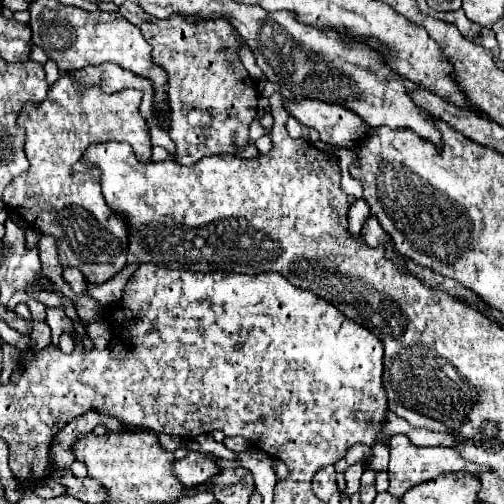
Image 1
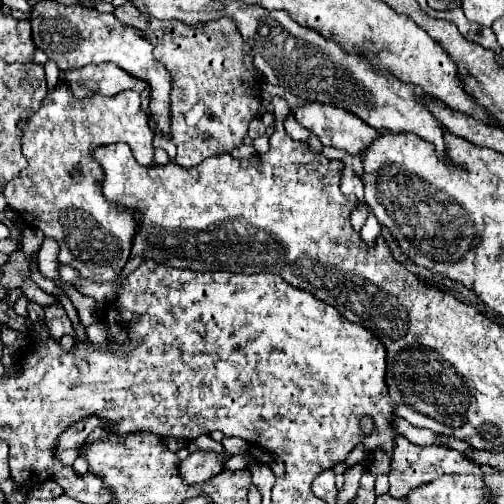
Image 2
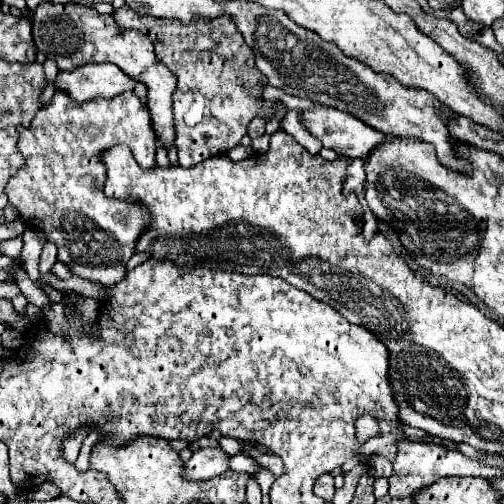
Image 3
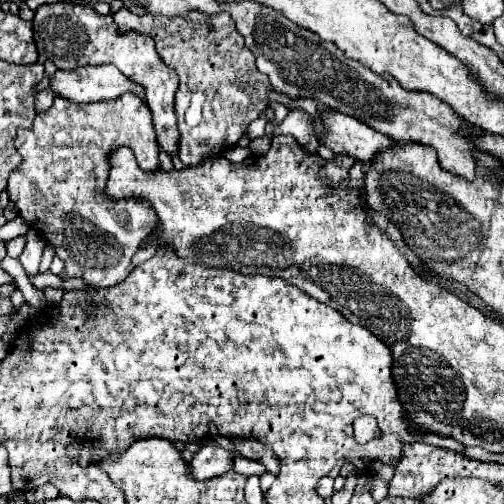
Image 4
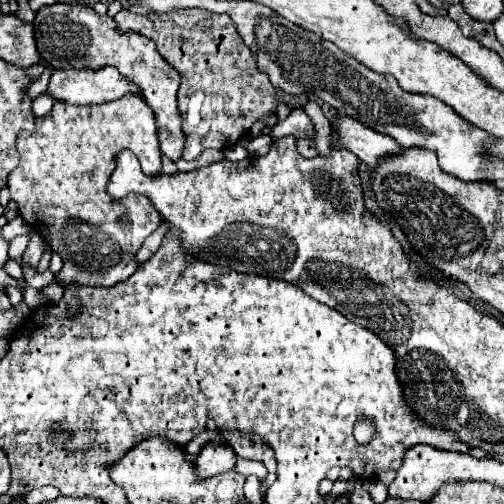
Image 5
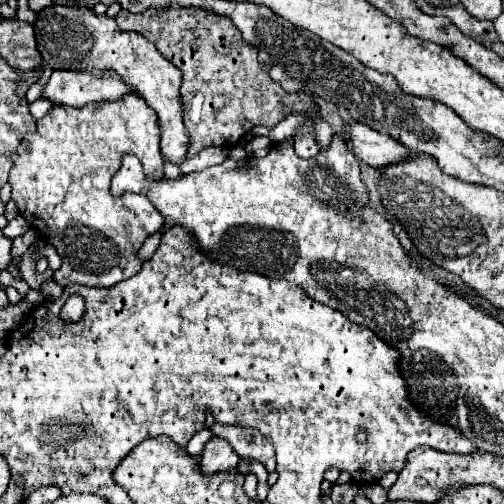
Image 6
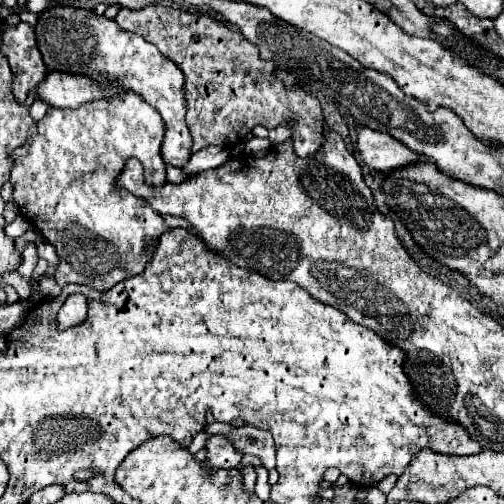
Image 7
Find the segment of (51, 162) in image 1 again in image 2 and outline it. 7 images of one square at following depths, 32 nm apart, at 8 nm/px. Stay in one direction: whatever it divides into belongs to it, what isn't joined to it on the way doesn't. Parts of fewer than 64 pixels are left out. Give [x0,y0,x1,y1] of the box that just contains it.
[4,80,154,282]

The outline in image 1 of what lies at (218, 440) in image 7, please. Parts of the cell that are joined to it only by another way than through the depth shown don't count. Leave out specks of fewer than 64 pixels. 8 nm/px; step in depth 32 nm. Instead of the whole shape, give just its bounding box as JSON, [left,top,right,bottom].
[172,452,218,488]

